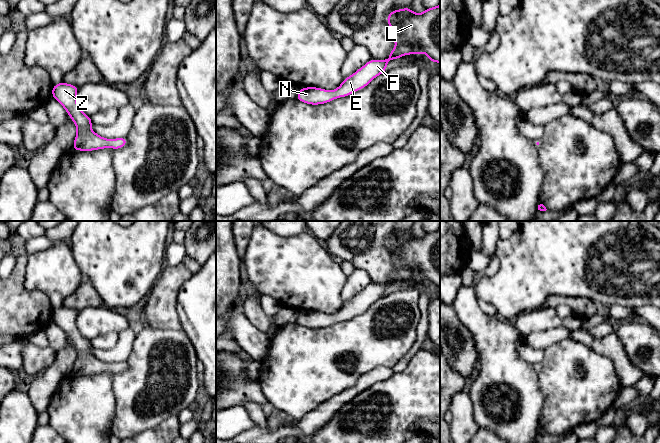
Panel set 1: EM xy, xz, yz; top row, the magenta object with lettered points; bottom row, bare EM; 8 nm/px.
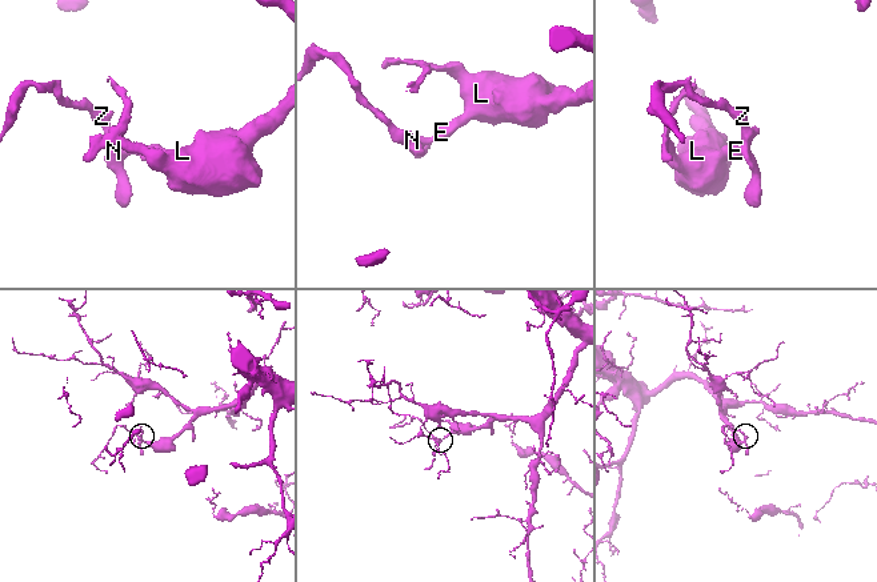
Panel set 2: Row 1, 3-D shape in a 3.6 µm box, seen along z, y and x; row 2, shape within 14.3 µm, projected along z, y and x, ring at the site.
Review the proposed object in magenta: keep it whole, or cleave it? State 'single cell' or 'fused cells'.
single cell

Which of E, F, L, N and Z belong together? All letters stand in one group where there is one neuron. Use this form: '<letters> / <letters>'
E F L N Z

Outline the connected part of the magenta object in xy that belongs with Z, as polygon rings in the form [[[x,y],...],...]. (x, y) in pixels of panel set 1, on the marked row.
[[[61,82],[53,85],[52,97],[55,98],[67,111],[77,127],[77,135],[72,149],[77,151],[92,151],[103,148],[120,149],[127,145],[127,138],[105,139],[90,129],[93,122],[90,116],[84,114],[76,101],[79,87]]]

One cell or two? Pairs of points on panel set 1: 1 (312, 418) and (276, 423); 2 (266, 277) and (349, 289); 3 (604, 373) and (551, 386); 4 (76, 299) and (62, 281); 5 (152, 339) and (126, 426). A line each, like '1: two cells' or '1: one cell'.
1: one cell
2: two cells
3: one cell
4: two cells
5: one cell

